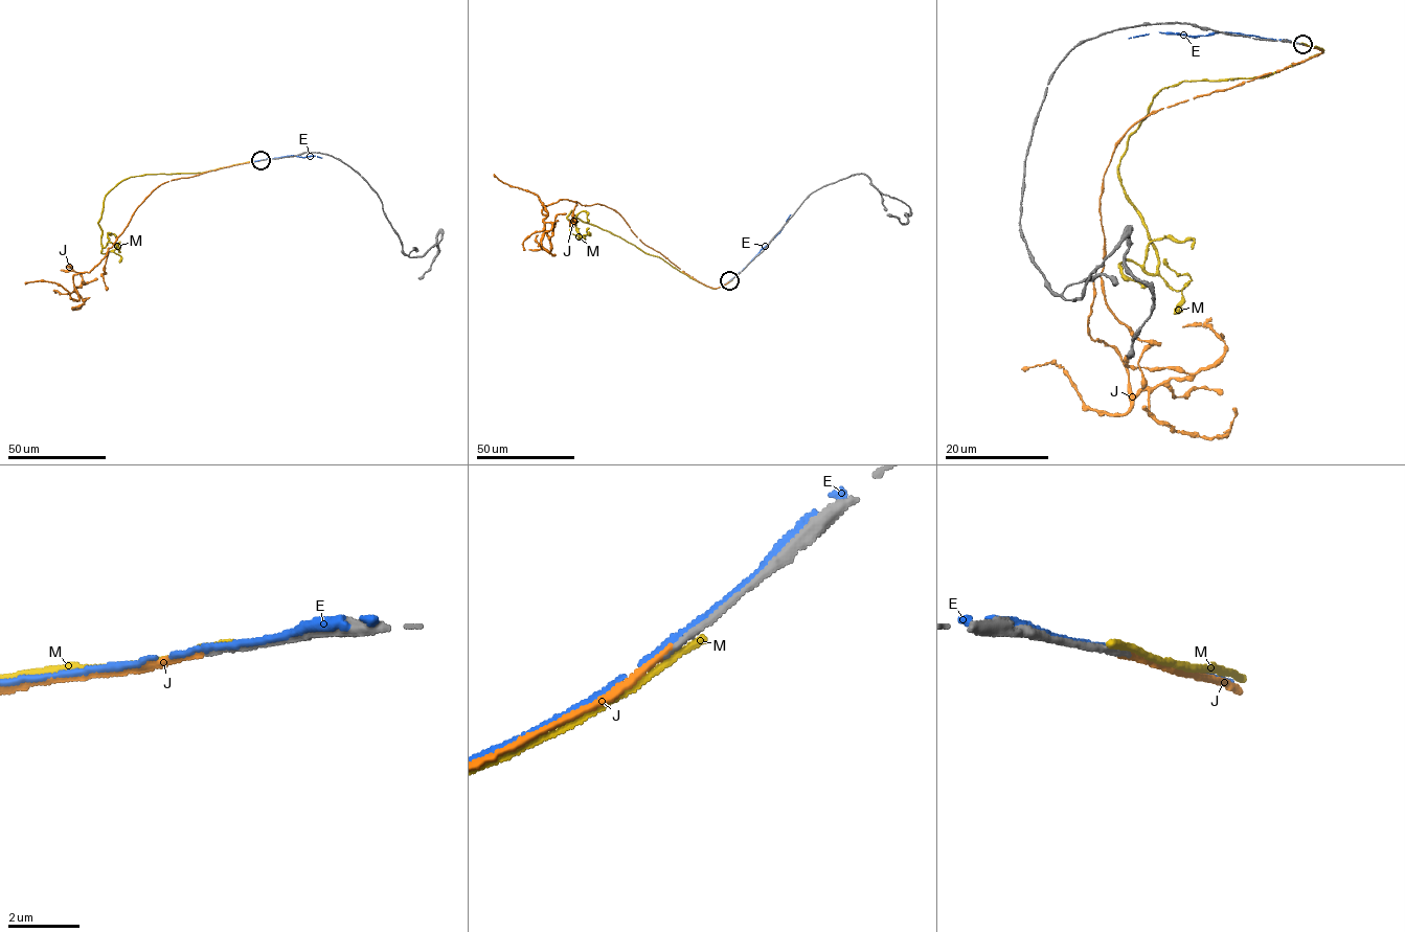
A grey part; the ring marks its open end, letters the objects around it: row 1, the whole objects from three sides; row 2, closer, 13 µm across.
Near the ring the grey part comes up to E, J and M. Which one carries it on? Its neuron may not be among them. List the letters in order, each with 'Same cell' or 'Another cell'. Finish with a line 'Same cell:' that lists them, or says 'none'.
E: Another cell
J: Same cell
M: Another cell
Same cell: J

